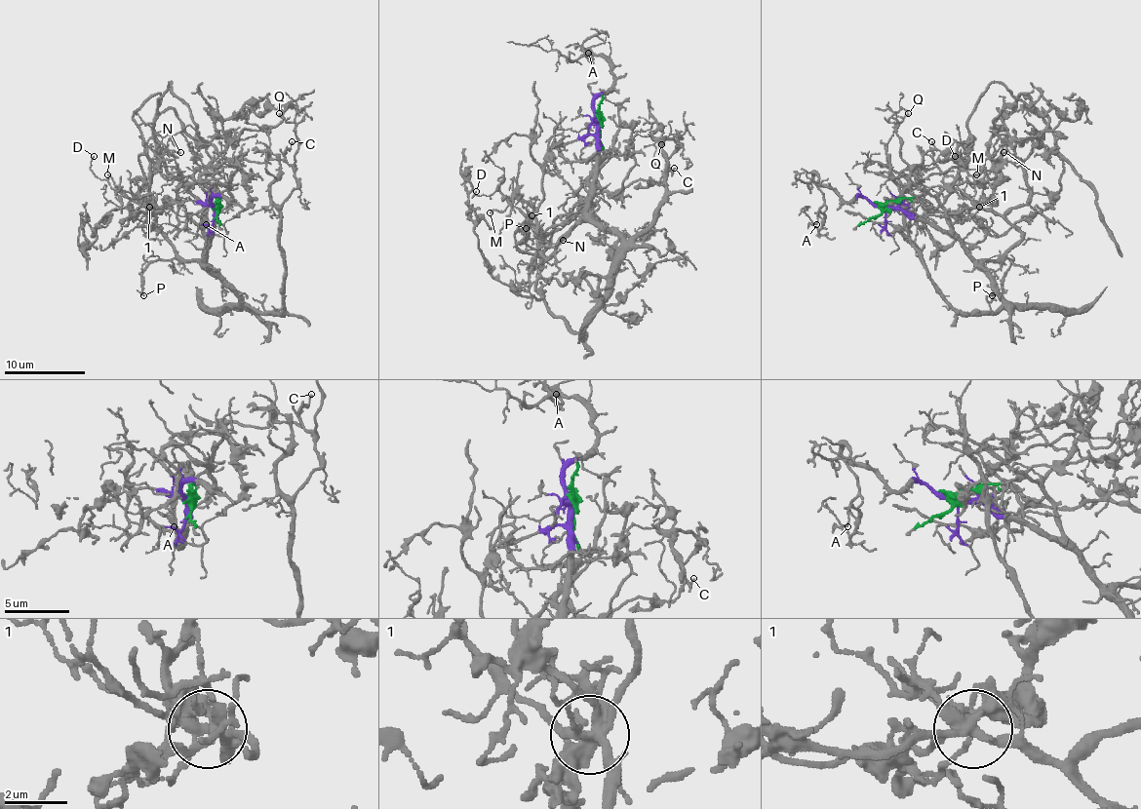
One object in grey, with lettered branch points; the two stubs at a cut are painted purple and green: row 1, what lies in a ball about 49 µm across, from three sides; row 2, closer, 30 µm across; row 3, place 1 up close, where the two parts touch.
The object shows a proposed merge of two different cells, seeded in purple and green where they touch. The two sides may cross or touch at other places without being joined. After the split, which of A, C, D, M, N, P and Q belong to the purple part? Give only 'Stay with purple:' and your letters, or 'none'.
Stay with purple: A, C, D, M, N, P, Q

